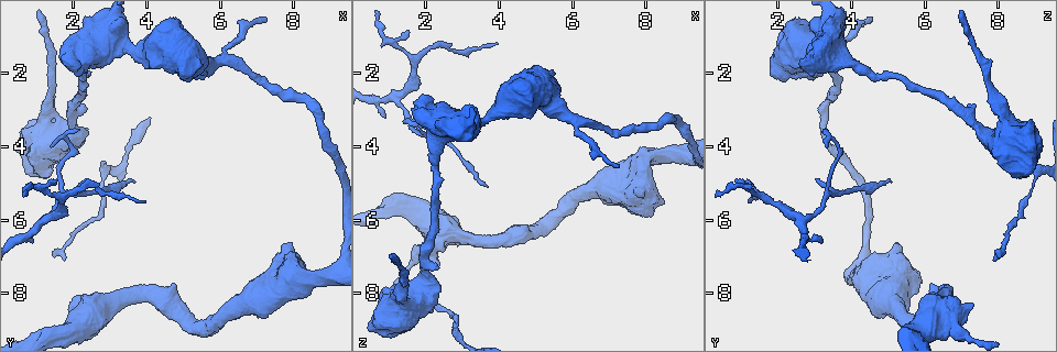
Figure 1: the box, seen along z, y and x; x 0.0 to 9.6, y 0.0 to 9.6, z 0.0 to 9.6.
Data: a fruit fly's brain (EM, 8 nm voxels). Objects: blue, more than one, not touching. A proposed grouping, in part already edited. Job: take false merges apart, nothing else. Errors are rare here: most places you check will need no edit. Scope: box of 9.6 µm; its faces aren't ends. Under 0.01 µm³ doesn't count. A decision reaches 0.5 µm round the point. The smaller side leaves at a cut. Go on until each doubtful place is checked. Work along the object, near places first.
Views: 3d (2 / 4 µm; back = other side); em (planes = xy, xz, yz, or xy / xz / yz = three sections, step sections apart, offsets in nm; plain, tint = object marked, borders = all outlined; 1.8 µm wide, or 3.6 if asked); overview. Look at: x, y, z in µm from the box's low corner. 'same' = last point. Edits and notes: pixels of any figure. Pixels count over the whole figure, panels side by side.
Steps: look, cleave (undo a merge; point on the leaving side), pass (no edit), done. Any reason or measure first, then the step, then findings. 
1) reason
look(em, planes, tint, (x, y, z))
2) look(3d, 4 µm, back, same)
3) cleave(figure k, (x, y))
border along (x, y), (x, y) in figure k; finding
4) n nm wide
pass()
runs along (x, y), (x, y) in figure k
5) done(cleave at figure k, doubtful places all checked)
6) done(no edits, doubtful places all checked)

look(3d, 4 µm, (1.75, 5.45, 1.65))

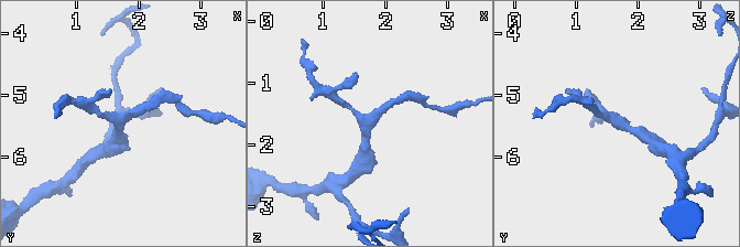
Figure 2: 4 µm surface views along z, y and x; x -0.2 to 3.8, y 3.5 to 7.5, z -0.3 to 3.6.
3 arms
look(em, planes, tint, (1.70, 5.45, 1.75))

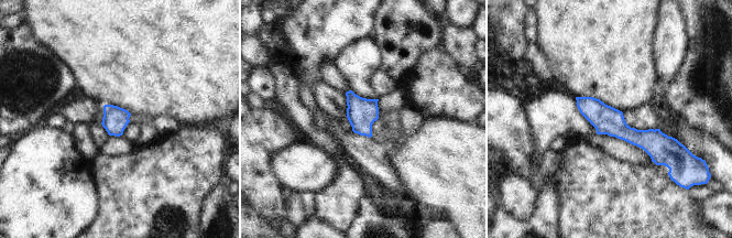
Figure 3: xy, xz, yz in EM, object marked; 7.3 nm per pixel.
pass()
runs along (579, 99), (629, 134), (672, 143) in figure 3; all the same neuron

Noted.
three arms meet
look(3d, 2 µm, (1.60, 5.45, 3.30))

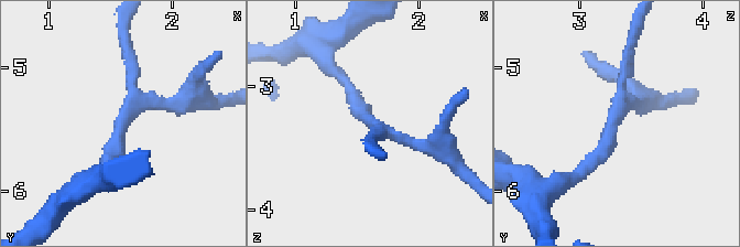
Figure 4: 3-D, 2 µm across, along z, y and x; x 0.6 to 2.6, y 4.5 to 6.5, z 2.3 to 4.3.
3 arms
look(em, planes, borders, (1.60, 5.38, 3.28))

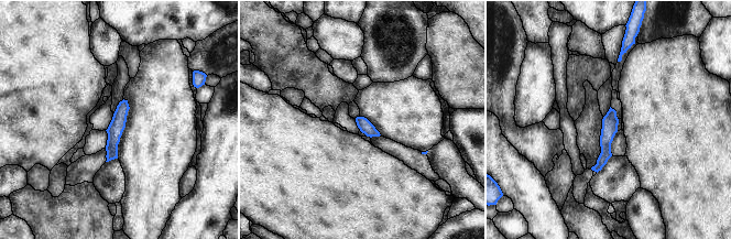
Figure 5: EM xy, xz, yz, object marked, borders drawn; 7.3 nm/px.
pass()
runs along (611, 111), (606, 154), (597, 167) in figure 5; all the same neuron

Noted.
thick turns thin
look(3d, 2 µm, (1.30, 5.90, 2.70))

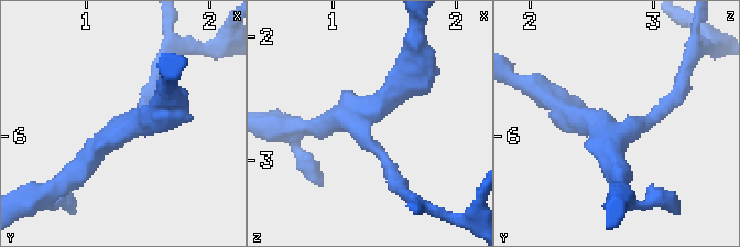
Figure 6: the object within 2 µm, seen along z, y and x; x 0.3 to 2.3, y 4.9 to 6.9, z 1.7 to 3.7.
3 arms; now the EM
look(em, planes, tint, (1.28, 5.94, 2.64))

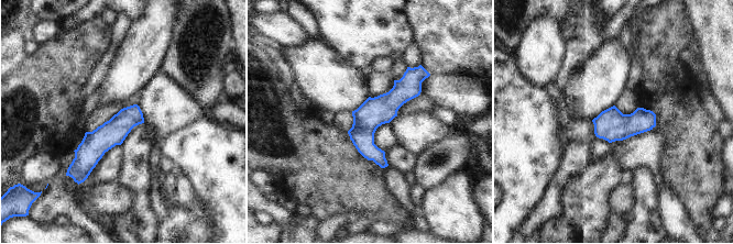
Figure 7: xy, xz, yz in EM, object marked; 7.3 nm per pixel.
190 nm wide
pass()
all the same neuron

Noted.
done(no edits, doubtful places all checked)

